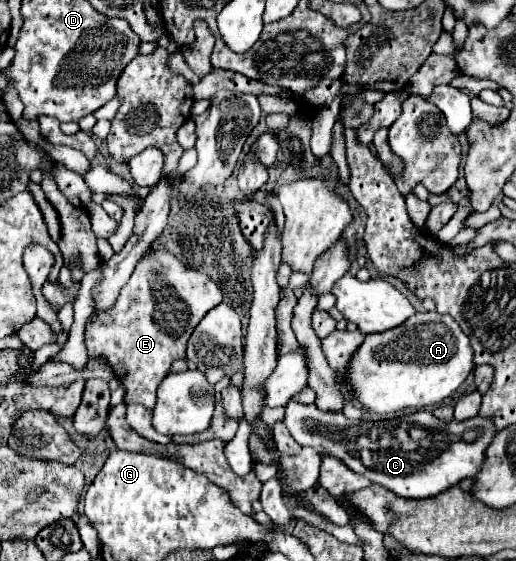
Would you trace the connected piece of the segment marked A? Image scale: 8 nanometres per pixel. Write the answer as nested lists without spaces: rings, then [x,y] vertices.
[[[418,312],[394,330],[366,336],[364,344],[358,348],[350,362],[348,382],[354,388],[356,400],[364,408],[378,414],[396,414],[400,410],[418,410],[442,404],[448,396],[452,396],[452,392],[458,390],[458,386],[468,378],[472,370],[474,350],[458,322],[452,316],[444,316],[440,312]]]

